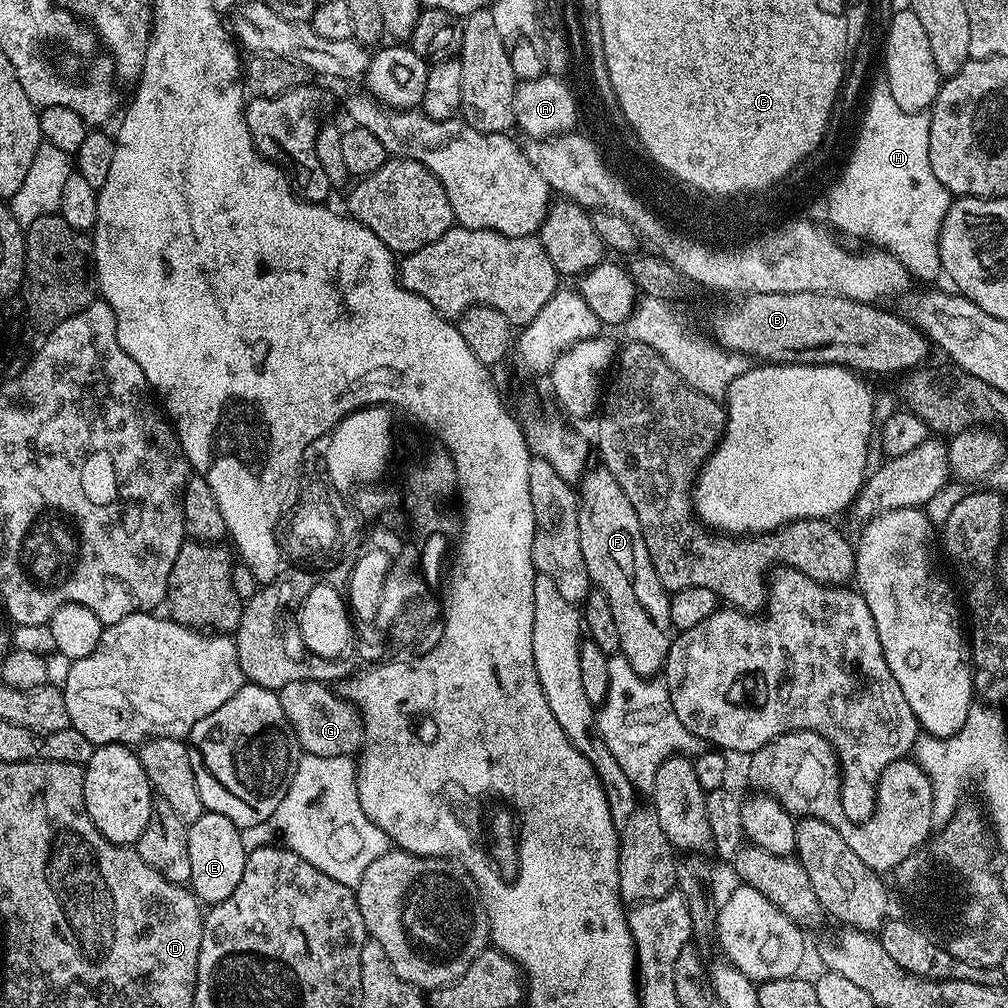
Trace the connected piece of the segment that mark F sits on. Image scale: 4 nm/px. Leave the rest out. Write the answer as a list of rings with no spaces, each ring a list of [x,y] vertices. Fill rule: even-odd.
[[[603,470],[597,472],[590,480],[583,481],[584,490],[580,495],[578,538],[582,542],[582,558],[586,558],[586,570],[593,585],[605,595],[609,604],[618,632],[619,655],[625,656],[636,677],[652,676],[655,672],[657,675],[668,662],[668,651],[674,639],[668,622],[670,596],[664,591],[662,582],[658,582],[658,574],[650,562],[650,554],[642,538],[642,526],[638,526],[638,514],[634,514],[630,498],[626,498],[626,494],[622,494],[622,486],[614,482],[614,474]]]

